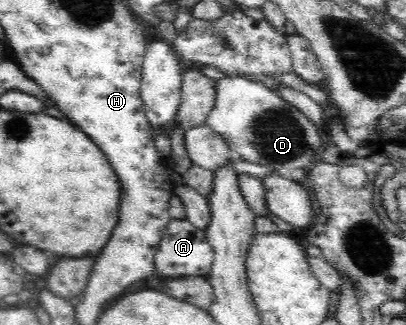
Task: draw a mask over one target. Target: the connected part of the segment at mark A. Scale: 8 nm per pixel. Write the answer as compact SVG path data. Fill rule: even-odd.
M172 219L162 232L160 248L156 252L154 260L155 273L164 278L176 278L178 276L200 276L209 278L213 266L214 251L207 240L207 233L191 222L184 219Z

